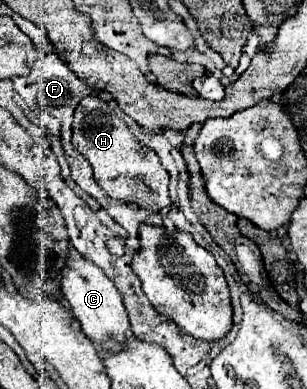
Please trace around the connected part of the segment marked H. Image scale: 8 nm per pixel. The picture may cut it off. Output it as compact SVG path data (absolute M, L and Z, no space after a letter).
M86 96L74 112L72 146L90 162L100 188L116 200L134 202L148 210L168 210L168 172L148 146L142 146L128 124L98 96Z

